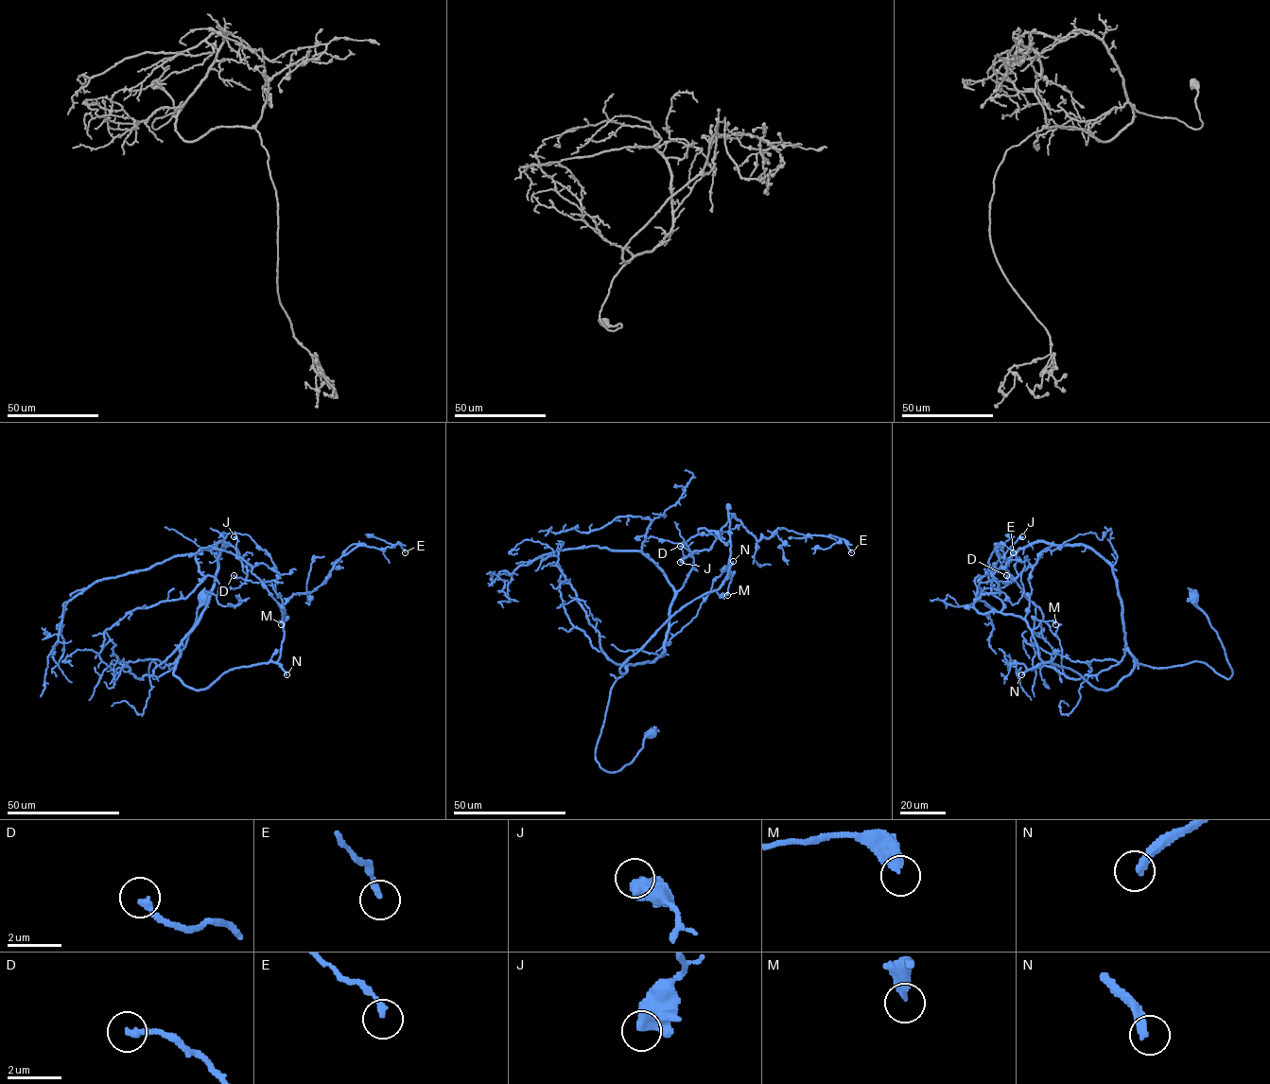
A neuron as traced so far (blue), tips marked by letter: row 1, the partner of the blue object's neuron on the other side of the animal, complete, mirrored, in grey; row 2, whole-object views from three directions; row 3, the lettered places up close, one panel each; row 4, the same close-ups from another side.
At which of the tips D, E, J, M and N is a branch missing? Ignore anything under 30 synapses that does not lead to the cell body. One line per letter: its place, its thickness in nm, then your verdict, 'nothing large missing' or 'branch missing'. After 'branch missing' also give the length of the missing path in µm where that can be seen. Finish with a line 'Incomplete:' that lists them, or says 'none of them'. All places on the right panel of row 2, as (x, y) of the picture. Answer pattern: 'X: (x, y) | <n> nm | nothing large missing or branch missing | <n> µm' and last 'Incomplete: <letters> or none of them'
D: (1006, 575) | 240 nm | nothing large missing
E: (1013, 552) | 200 nm | nothing large missing
J: (1022, 536) | 400 nm | nothing large missing
M: (1055, 624) | 420 nm | nothing large missing
N: (1021, 674) | 280 nm | branch missing | 200 µm
Incomplete: N

